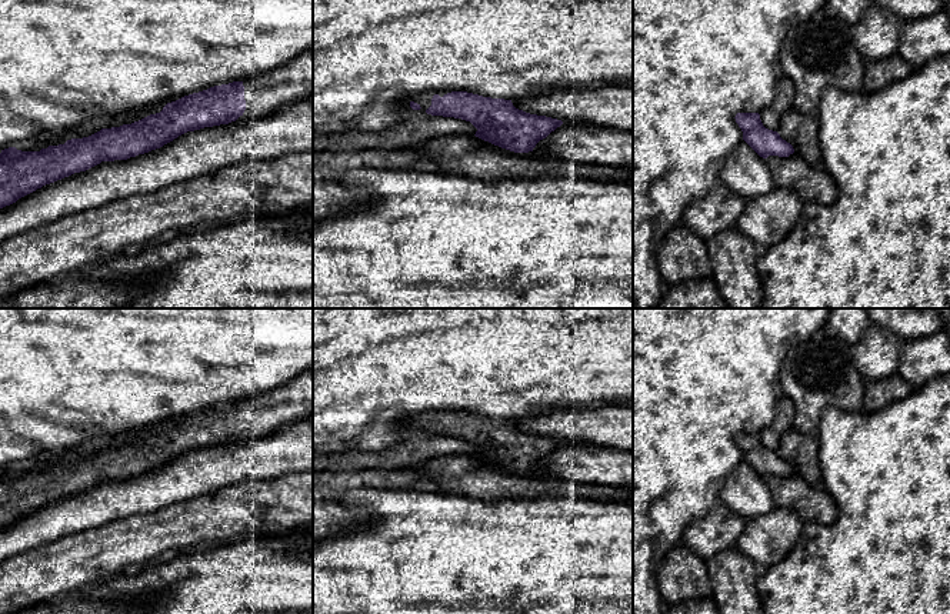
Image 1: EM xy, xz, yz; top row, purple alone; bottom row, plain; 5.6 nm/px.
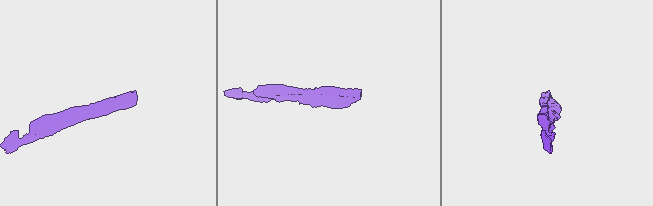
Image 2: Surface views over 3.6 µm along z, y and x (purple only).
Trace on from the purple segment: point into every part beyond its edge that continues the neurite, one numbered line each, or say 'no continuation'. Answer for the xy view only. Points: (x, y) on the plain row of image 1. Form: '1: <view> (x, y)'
1: xy (293, 401)

